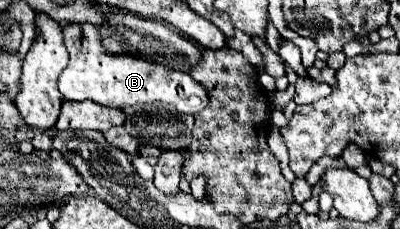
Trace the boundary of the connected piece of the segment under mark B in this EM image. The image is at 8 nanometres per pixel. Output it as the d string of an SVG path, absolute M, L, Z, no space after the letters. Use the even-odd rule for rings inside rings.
M72 23L62 29L66 49L70 53L68 67L58 77L58 89L68 101L94 101L106 107L124 107L138 103L164 101L174 105L180 113L200 113L208 105L206 89L192 81L188 73L168 69L160 63L146 61L134 55L116 55L104 49L100 31L90 23Z

